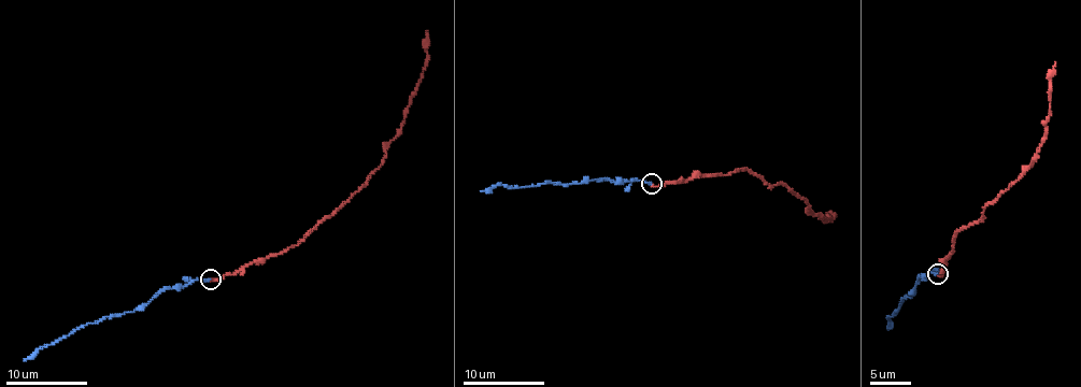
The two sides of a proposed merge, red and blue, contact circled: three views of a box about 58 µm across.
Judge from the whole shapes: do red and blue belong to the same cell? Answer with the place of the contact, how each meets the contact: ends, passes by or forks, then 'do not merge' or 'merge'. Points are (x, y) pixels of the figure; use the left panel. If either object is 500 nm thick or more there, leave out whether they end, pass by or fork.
place (210, 280); red ends; blue ends; do not merge

